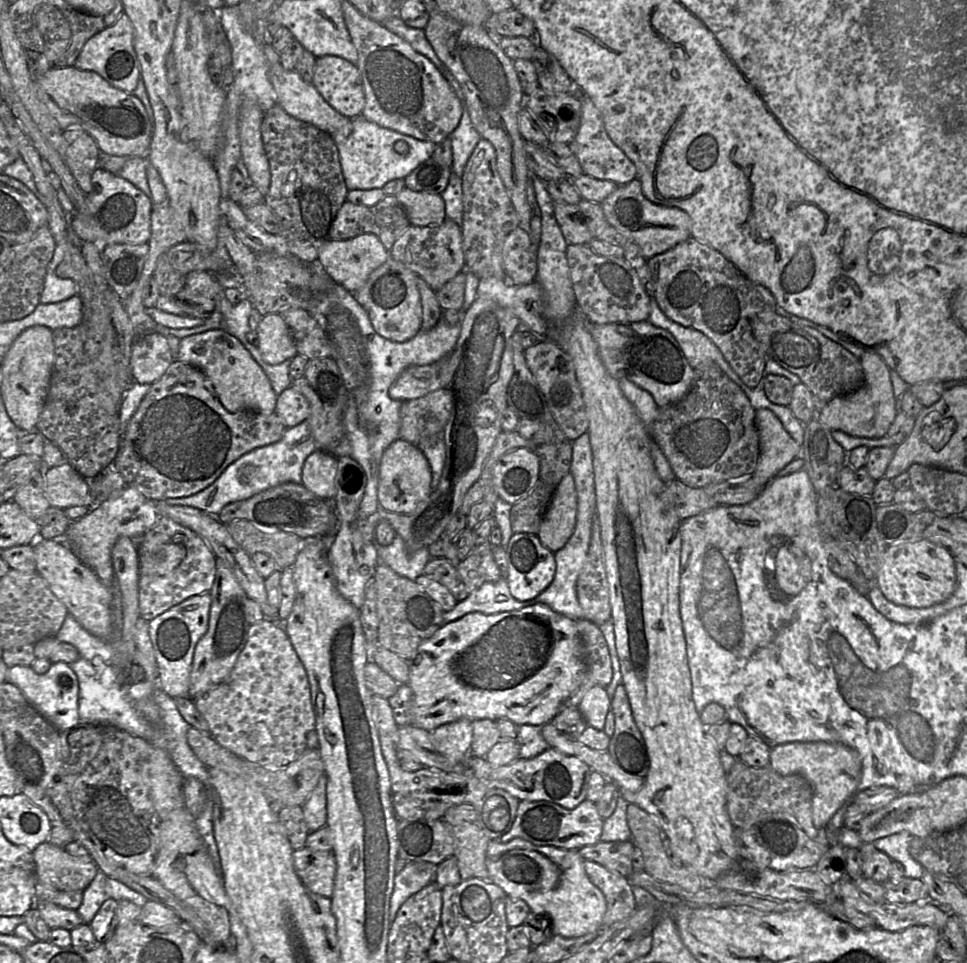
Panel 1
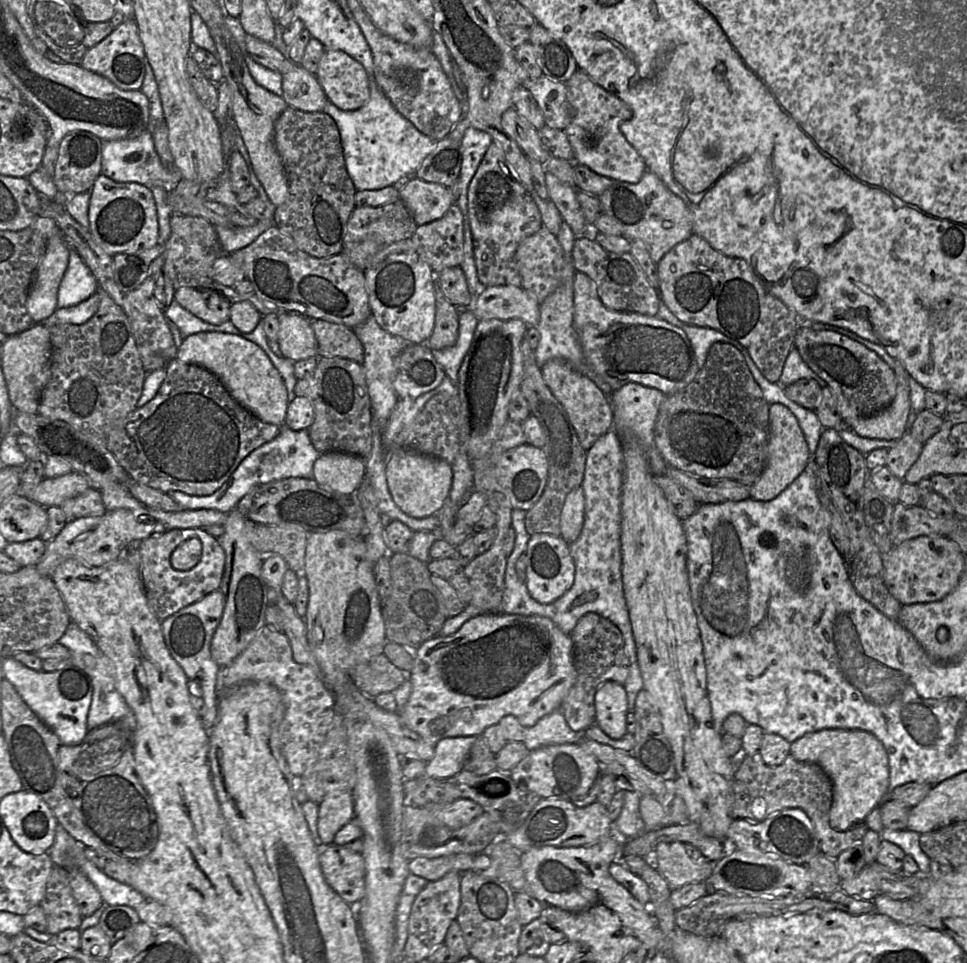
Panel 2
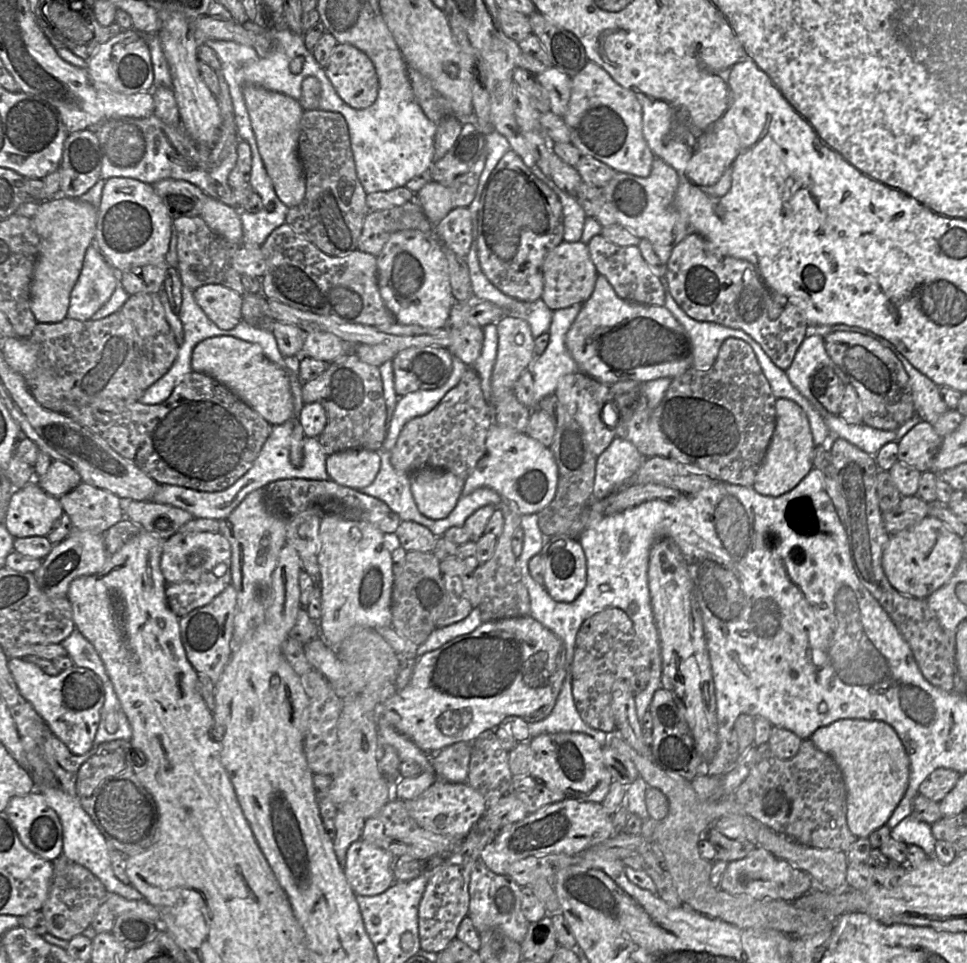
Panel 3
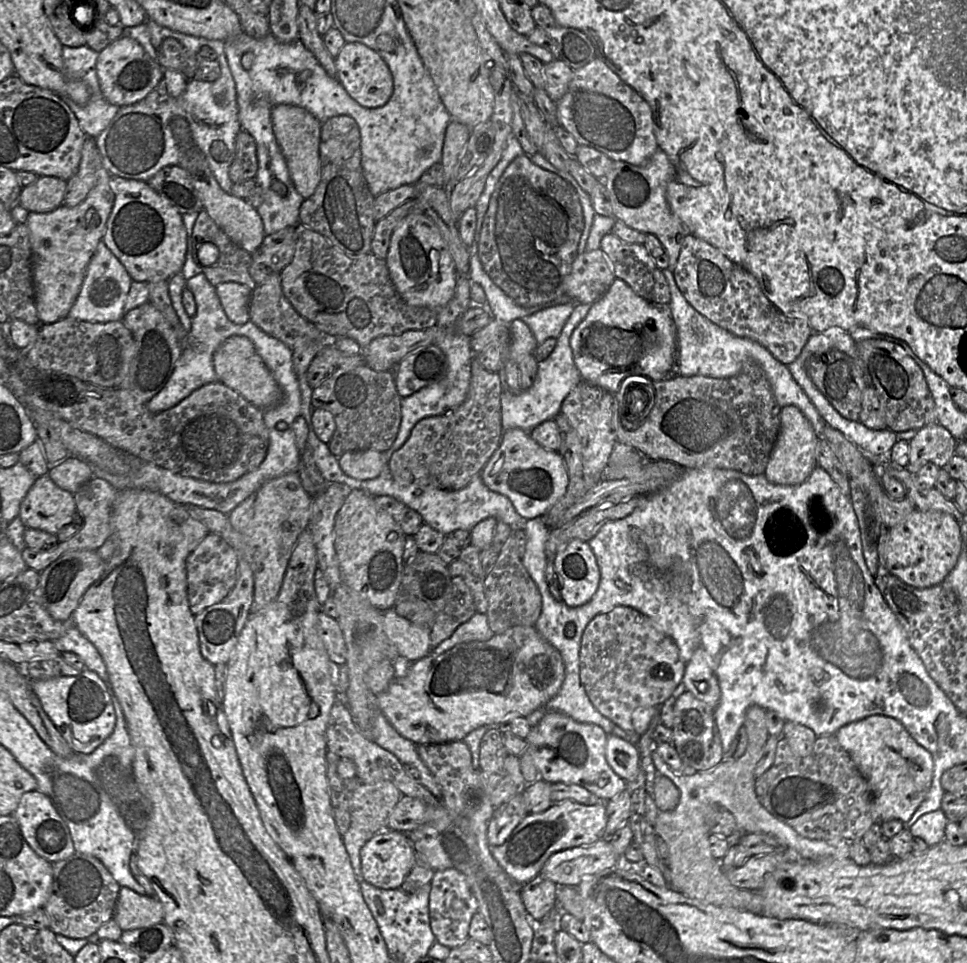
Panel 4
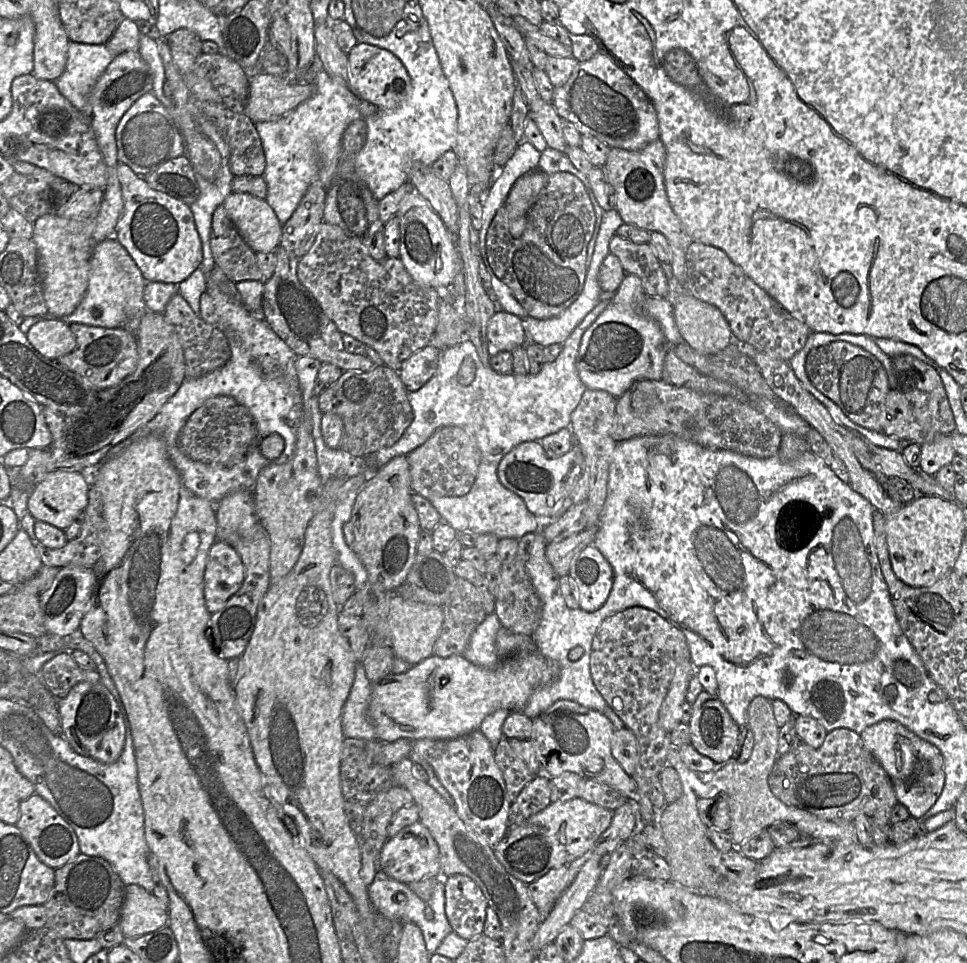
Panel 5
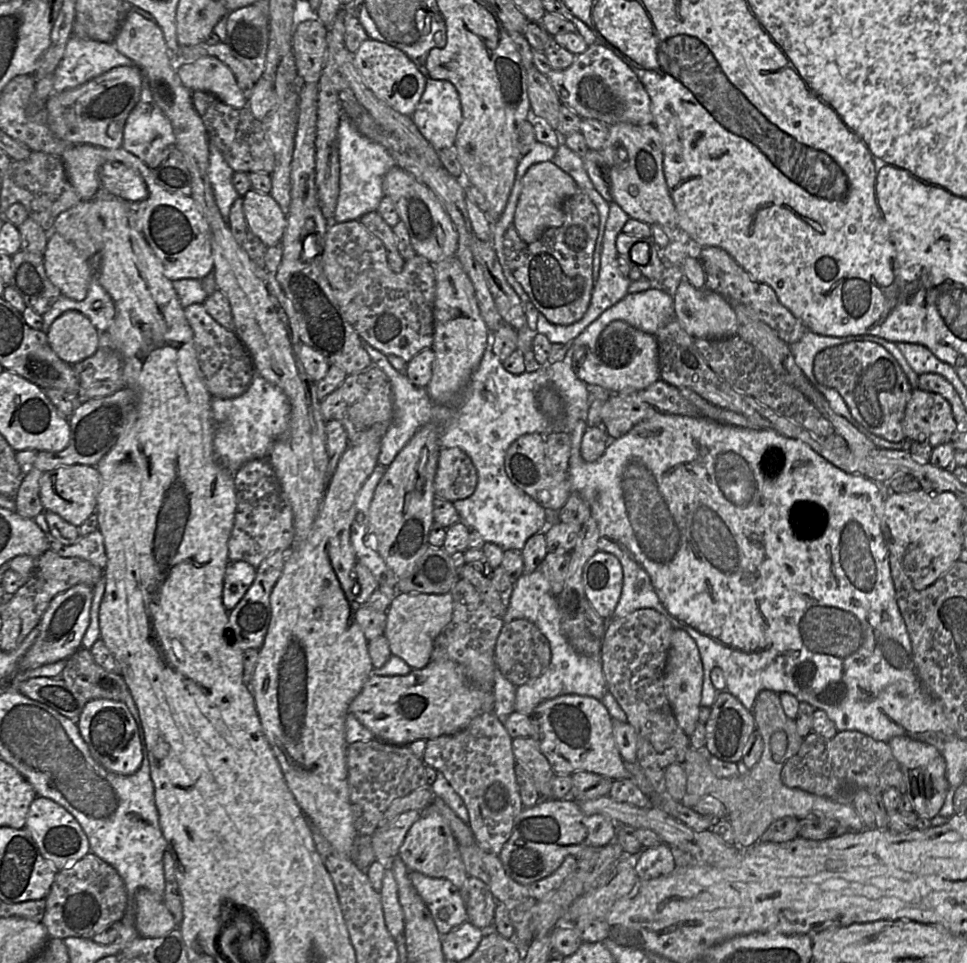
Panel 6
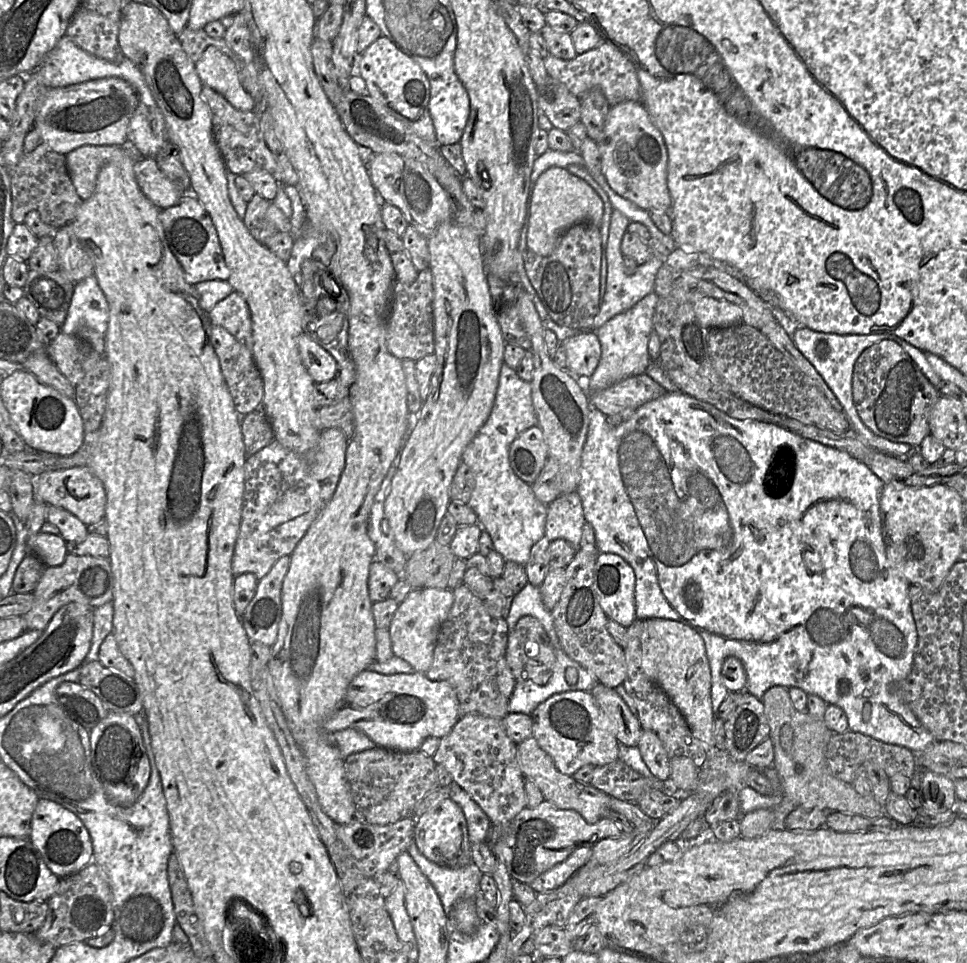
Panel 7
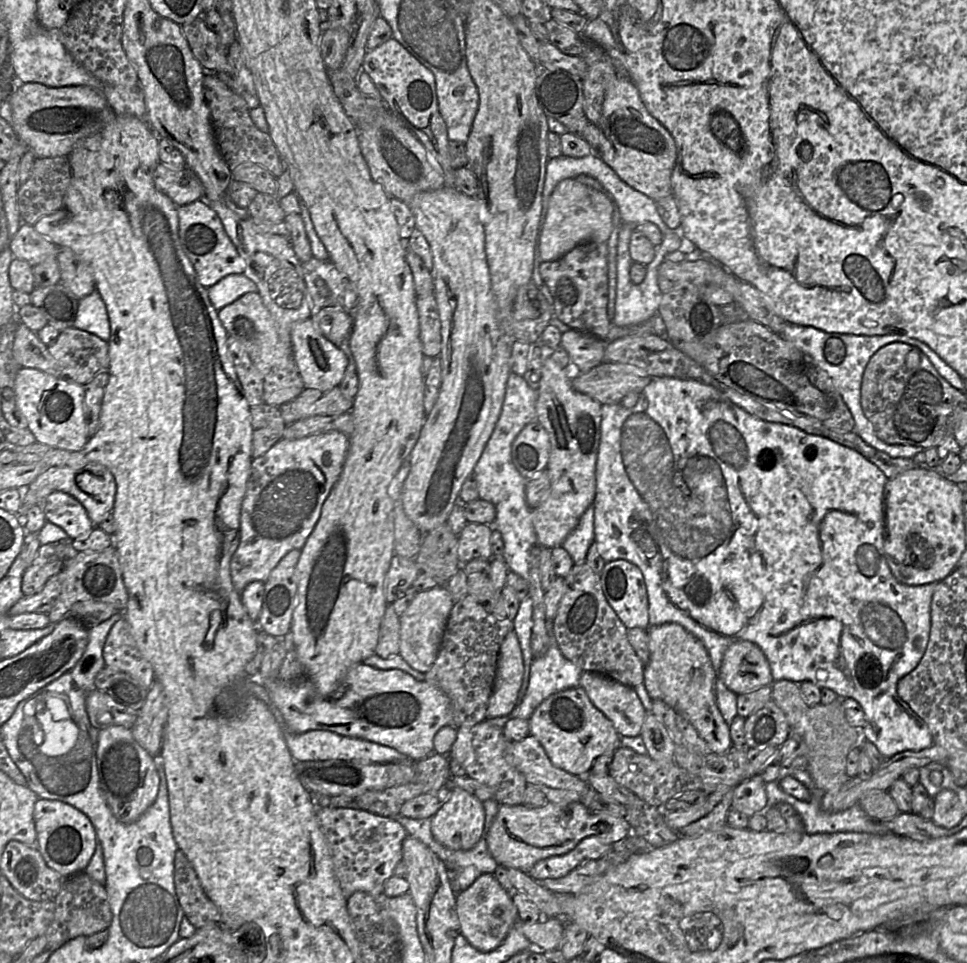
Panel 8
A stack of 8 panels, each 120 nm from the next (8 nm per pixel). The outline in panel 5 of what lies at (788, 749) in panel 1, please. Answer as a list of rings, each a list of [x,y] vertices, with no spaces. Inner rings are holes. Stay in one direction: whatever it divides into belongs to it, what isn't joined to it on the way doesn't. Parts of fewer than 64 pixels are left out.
[[[882,720],[873,724],[864,729],[860,737],[864,746],[888,774],[897,802],[908,809],[910,817],[923,820],[944,788],[944,759],[941,752],[894,720]]]

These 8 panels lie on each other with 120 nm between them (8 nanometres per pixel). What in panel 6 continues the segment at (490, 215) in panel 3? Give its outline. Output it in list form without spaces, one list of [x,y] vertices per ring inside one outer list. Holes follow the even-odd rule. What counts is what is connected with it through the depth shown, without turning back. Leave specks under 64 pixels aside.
[[[580,190],[565,202],[563,223],[546,229],[538,240],[524,242],[513,225],[502,236],[506,266],[532,304],[550,323],[573,324],[584,316],[589,307],[594,286],[593,254],[599,222],[595,204]]]

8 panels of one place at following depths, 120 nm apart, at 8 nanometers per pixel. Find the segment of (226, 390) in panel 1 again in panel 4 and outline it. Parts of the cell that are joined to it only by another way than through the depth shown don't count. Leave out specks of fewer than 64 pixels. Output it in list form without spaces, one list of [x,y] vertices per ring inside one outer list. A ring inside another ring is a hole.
[[[231,336],[225,339],[213,355],[213,367],[218,382],[235,390],[261,410],[273,407],[281,400],[281,388],[247,337]]]

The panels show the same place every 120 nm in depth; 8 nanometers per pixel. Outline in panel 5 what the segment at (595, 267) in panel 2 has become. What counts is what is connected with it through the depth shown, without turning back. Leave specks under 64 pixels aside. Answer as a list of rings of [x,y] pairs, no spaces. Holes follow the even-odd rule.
[[[614,235],[609,243],[609,250],[619,259],[626,274],[634,274],[641,279],[647,296],[670,298],[670,285],[649,242],[635,243]]]

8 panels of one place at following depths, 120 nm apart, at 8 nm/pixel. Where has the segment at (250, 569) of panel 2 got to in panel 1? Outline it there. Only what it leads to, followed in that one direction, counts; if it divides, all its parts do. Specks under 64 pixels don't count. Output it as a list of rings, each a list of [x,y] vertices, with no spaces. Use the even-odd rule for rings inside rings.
[[[216,559],[213,586],[209,591],[211,606],[206,633],[198,641],[190,673],[189,697],[196,699],[200,694],[222,683],[230,674],[248,639],[252,625],[248,618],[251,598],[238,583],[226,562]]]

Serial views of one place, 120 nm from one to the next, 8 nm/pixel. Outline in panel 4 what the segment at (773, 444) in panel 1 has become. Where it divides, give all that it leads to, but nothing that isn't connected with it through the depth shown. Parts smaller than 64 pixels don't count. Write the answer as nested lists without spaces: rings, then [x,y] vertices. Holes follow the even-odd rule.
[[[793,405],[780,410],[780,430],[764,471],[766,479],[778,485],[803,483],[817,466],[816,448],[818,437],[804,414]]]

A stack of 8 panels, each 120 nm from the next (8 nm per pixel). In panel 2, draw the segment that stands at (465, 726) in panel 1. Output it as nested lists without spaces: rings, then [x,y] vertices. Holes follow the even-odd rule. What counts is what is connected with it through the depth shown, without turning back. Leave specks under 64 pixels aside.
[[[477,737],[444,738],[434,745],[434,755],[426,763],[421,778],[446,778],[463,770],[467,755]]]

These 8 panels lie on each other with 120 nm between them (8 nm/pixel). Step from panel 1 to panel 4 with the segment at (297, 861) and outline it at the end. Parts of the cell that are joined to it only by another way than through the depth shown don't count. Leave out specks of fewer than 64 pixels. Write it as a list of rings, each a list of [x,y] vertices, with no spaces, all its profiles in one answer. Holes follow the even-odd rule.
[[[384,829],[372,836],[360,852],[360,879],[382,889],[401,887],[408,873],[419,861],[410,834]]]

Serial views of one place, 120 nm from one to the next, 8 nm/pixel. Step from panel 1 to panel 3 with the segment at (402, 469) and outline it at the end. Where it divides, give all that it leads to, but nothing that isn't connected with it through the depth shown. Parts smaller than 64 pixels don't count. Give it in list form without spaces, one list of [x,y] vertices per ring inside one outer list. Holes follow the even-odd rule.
[[[421,468],[410,474],[410,486],[418,510],[427,518],[445,518],[462,495],[465,478],[436,468]]]

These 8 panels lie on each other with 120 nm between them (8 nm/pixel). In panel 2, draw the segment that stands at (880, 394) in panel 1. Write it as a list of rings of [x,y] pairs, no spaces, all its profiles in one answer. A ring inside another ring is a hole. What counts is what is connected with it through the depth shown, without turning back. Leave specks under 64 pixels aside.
[[[856,334],[854,340],[874,351],[888,364],[895,373],[897,390],[895,398],[887,407],[871,416],[858,417],[855,421],[849,421],[847,428],[853,430],[861,437],[882,440],[898,440],[906,432],[906,422],[911,410],[915,413],[925,410],[926,389],[907,372],[900,360],[890,355],[883,347],[861,338]]]

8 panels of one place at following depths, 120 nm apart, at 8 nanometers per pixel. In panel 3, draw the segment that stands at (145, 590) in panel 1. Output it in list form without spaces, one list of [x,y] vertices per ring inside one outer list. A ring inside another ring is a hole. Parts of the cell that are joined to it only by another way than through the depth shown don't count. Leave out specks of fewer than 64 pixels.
[[[178,532],[165,539],[161,555],[161,571],[165,579],[165,596],[171,611],[181,618],[191,611],[209,604],[231,583],[231,547],[228,540],[220,532],[185,533]],[[196,550],[202,550],[205,558],[201,565],[190,567],[187,564],[188,555]]]

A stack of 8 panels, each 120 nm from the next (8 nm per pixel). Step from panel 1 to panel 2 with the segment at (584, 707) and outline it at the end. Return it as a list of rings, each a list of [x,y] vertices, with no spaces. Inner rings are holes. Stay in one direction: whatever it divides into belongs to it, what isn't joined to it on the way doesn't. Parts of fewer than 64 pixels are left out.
[[[606,681],[595,693],[595,724],[613,739],[627,732],[628,699],[625,688],[615,681]]]

